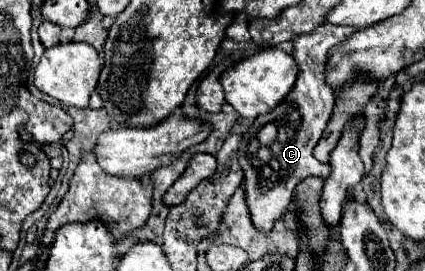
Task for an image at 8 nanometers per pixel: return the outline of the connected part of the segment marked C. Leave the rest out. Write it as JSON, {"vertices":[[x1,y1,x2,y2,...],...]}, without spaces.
{"vertices":[[325,23,307,35,297,35,293,39,293,57,299,63,299,77,291,95,287,95,287,99,275,107,275,111,259,115,251,129,243,133,245,145,239,145,237,157,243,169,245,201,251,213,251,221,259,231,269,233,275,221,287,215,295,187,305,177,327,177,331,171,313,157,313,147,321,139,335,105,335,93,325,85,323,71,327,63,327,51,347,41,351,33,351,27,331,27]]}

